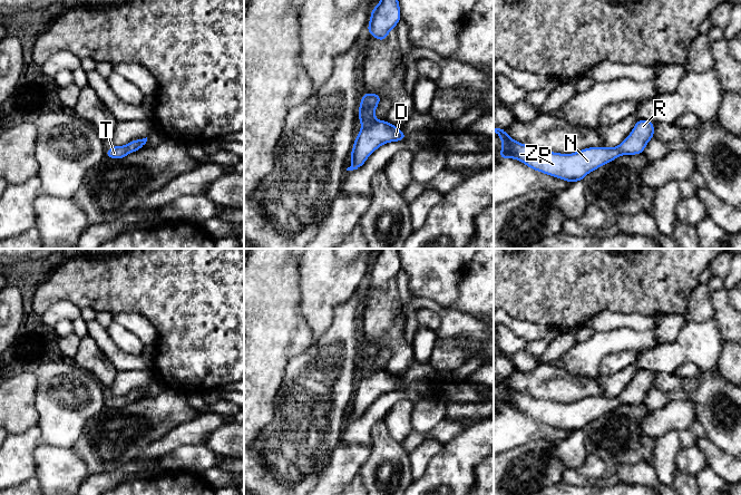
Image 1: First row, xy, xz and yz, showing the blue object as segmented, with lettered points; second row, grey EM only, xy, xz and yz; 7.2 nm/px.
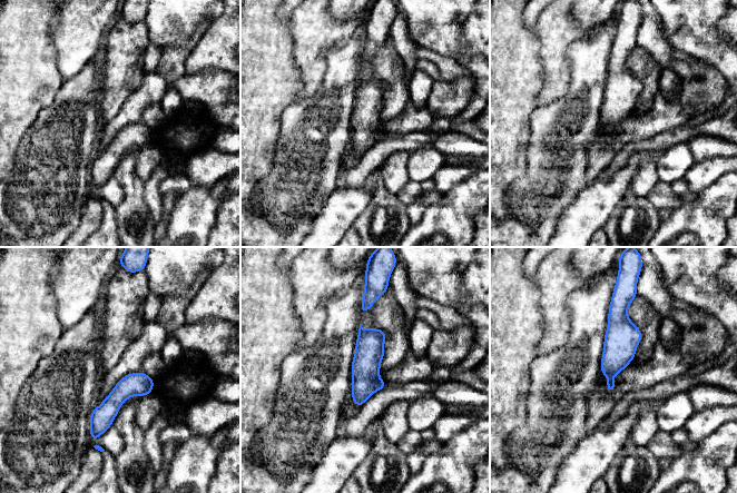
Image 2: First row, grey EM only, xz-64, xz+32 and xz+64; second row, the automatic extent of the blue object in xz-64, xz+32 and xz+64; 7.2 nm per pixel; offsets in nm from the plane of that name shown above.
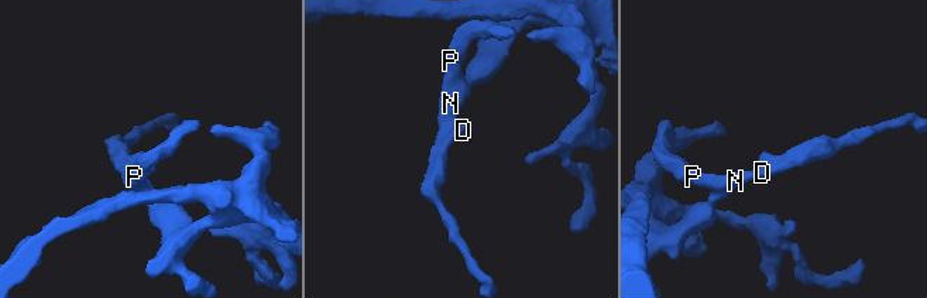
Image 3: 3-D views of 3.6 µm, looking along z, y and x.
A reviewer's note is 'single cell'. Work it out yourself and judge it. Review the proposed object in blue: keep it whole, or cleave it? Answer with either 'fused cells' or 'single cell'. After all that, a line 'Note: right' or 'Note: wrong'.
single cell
Note: right

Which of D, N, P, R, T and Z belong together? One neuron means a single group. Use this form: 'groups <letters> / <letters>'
groups D N P R T Z

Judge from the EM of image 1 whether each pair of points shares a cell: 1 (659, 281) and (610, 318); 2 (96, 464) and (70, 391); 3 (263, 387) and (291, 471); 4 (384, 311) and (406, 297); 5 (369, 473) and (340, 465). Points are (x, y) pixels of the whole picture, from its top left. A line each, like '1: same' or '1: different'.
1: different
2: different
3: different
4: different
5: different

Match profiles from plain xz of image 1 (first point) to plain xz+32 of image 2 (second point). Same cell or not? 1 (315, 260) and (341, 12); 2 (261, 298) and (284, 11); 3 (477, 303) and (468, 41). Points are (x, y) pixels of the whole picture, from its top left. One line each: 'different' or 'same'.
1: different
2: different
3: same

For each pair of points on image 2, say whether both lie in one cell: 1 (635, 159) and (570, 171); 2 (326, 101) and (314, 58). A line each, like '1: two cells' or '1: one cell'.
1: two cells
2: two cells

